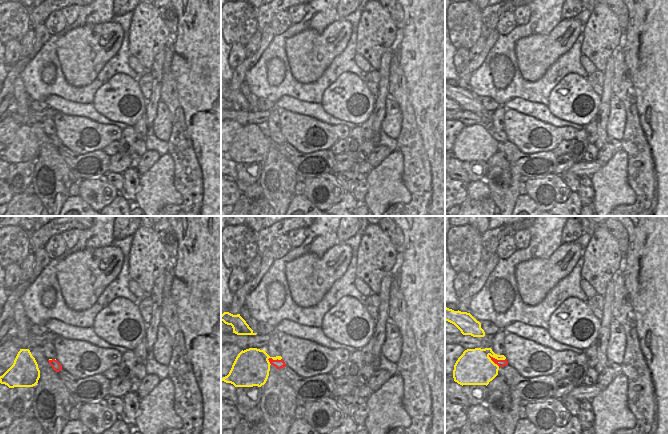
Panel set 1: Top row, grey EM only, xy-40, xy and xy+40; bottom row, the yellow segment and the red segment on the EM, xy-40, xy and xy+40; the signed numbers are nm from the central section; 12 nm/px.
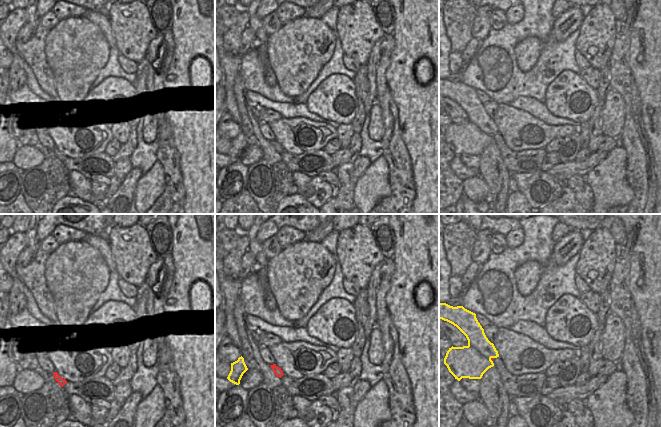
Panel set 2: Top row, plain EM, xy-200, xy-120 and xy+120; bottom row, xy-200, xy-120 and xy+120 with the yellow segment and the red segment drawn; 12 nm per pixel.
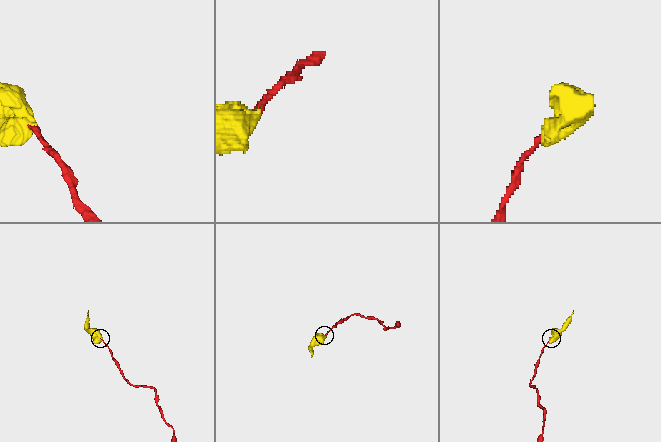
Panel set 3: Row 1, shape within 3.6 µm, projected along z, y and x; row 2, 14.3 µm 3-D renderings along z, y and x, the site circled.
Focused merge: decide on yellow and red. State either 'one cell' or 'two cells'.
one cell

